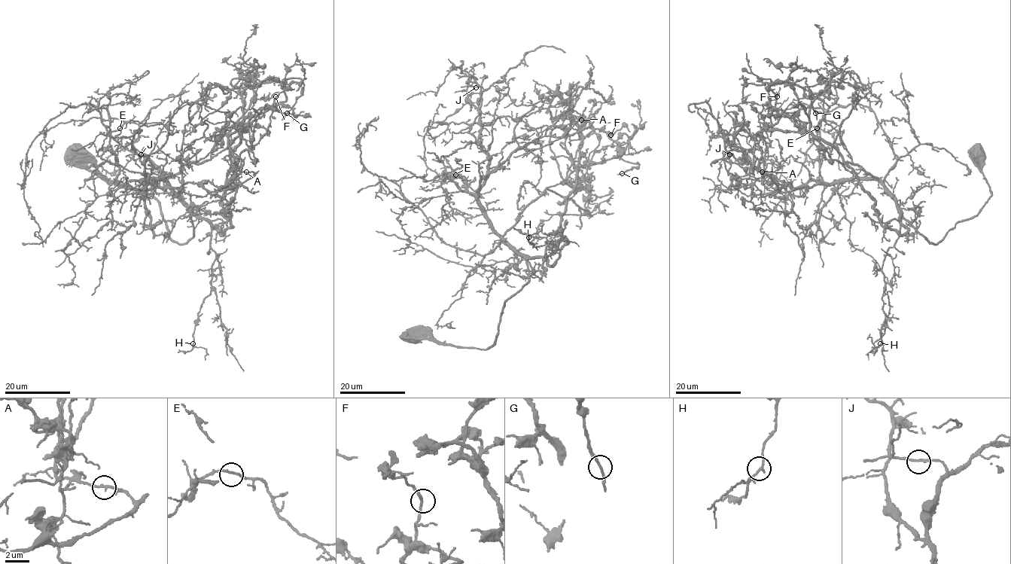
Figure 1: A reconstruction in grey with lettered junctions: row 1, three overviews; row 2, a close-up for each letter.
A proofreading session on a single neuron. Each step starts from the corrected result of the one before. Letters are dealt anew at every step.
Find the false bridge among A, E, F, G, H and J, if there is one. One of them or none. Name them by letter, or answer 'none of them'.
none of them

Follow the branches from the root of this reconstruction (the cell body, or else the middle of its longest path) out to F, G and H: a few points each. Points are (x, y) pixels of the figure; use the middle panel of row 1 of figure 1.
F: (413, 336), (495, 341), (504, 303), (529, 280), (503, 236), (578, 166), (572, 121), (581, 138), (610, 135)
G: (413, 336), (487, 349), (504, 303), (529, 280), (503, 236), (519, 214), (618, 150), (639, 164), (622, 173)
H: (413, 336), (487, 349), (504, 303), (529, 280), (526, 260), (547, 257), (551, 242), (536, 247), (528, 237)

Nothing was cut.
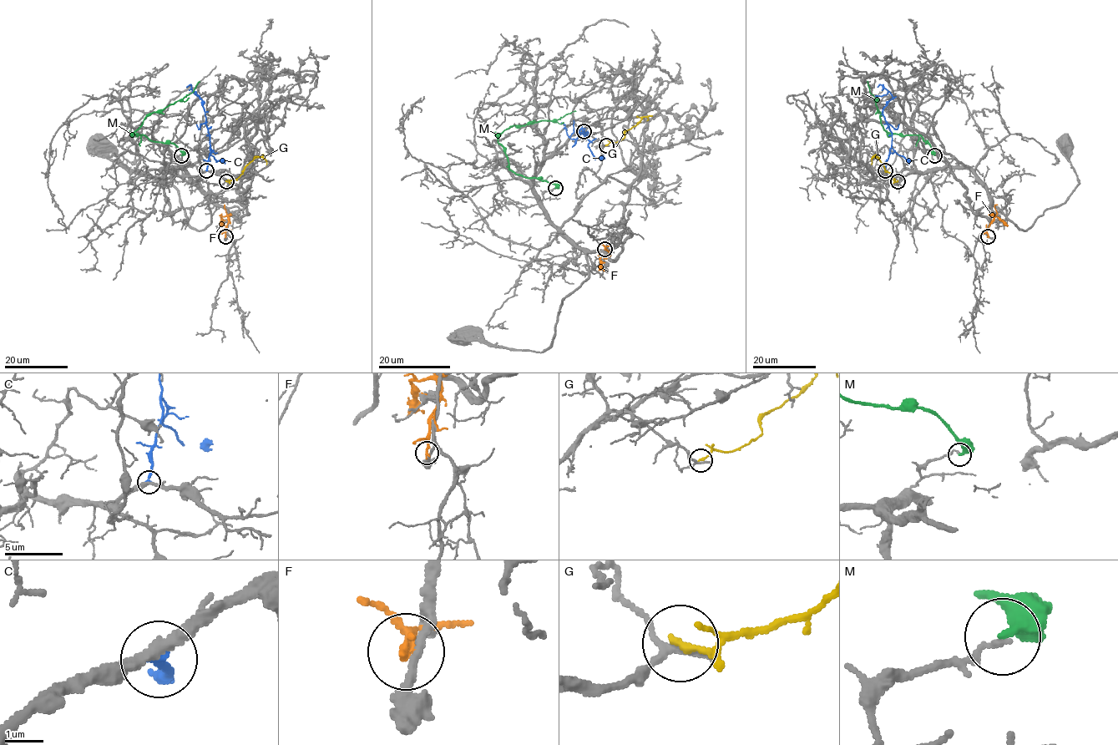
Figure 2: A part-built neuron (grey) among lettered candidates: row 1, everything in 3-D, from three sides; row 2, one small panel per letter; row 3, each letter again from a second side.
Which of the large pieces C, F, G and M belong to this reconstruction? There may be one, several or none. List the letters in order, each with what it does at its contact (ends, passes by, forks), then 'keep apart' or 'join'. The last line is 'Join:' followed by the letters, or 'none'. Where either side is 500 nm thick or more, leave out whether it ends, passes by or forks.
C: it ends; join
F: it ends; keep apart
G: it ends; keep apart
M: it ends; keep apart
Join: C

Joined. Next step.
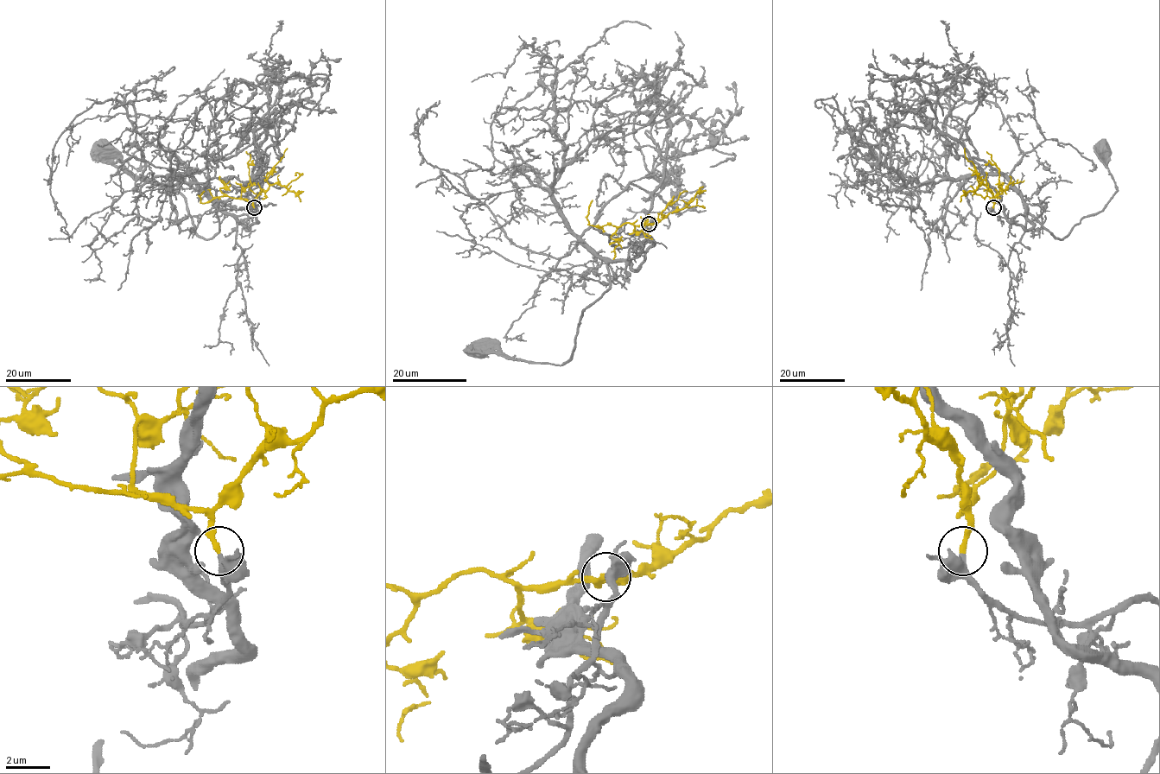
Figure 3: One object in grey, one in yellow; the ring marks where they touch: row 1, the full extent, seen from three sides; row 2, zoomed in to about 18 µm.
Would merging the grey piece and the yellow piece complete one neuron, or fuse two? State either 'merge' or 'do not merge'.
merge

